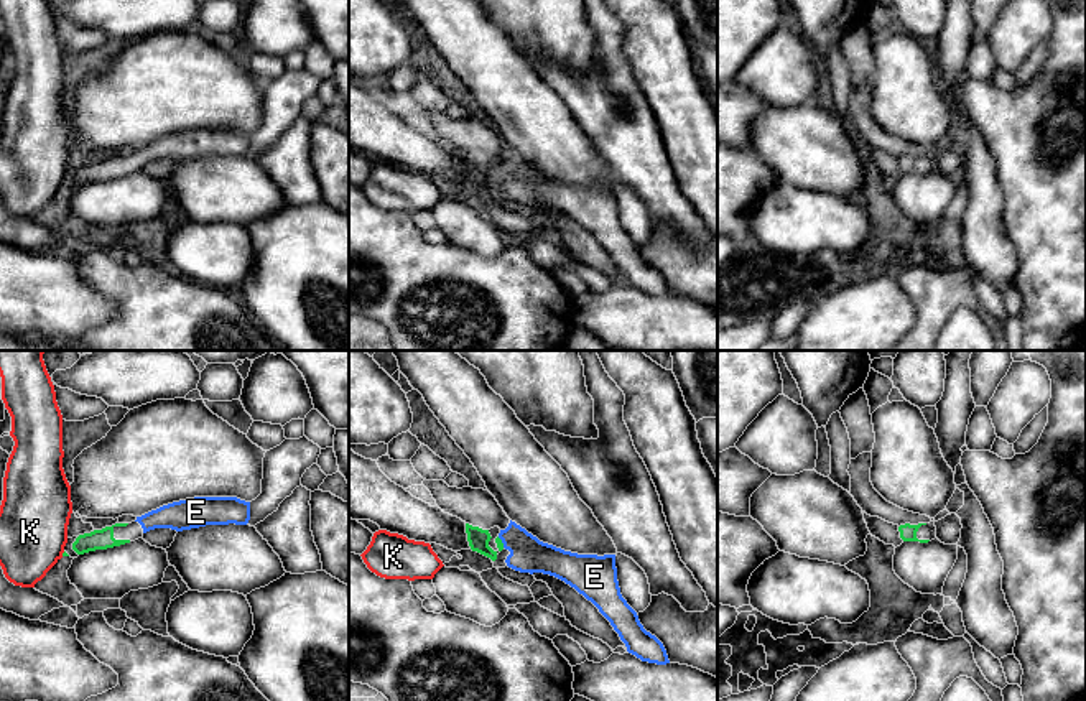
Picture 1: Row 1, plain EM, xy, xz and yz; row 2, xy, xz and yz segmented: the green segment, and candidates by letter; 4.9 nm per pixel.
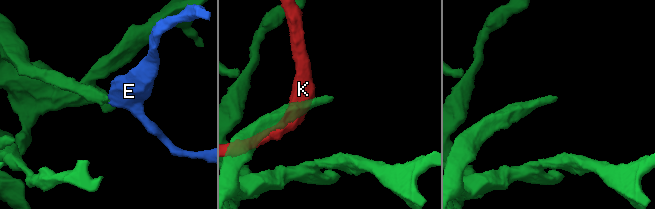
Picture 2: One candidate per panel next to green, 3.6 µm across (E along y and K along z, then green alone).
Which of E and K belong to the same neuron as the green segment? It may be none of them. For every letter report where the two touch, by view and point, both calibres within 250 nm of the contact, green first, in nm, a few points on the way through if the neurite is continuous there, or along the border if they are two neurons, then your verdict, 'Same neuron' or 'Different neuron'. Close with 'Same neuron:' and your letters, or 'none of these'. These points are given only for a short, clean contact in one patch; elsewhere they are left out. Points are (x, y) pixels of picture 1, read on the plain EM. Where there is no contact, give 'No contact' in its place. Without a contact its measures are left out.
E: Touches green at xz (501, 173). Thickness 30 nm (green) against 180 nm. Path across: xz (497, 171), (501, 173), (515, 173), (527, 185). Same neuron
K: Touches green at xy (63, 185). Thickness 20 nm (green) against 340 nm. Different neuron
Same neuron: E

